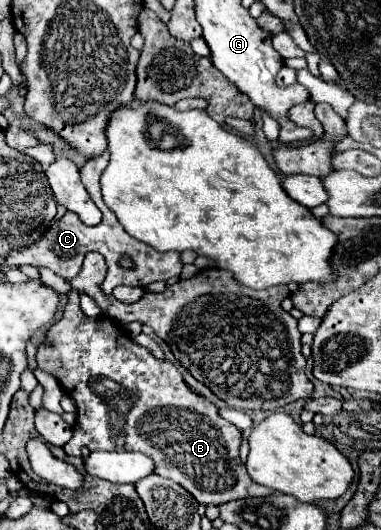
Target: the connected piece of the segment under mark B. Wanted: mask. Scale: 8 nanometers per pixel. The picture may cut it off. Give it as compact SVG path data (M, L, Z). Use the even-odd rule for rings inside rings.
M71 289L71 291L67 293L67 297L69 297L69 303L65 305L63 319L59 319L59 321L55 321L55 323L51 325L51 329L47 331L47 343L41 345L41 347L37 349L37 365L39 365L39 369L45 371L45 373L49 373L49 375L53 375L53 377L61 383L61 387L65 389L65 393L69 393L69 395L77 401L77 421L75 421L75 425L73 425L73 437L71 437L69 443L63 447L67 455L79 455L79 451L81 451L83 447L89 449L89 451L101 449L101 451L139 451L139 453L145 453L145 455L149 455L149 457L155 461L157 475L167 477L167 479L179 483L179 485L185 487L199 503L205 503L205 505L221 505L221 503L229 503L229 501L237 501L237 499L247 499L247 497L267 497L267 495L273 493L273 489L261 487L261 485L257 485L255 481L251 481L251 477L247 475L245 467L241 465L241 461L239 461L241 431L239 431L233 423L225 421L225 419L219 415L217 407L215 407L209 399L205 399L205 397L201 397L201 395L189 391L187 383L183 381L181 373L177 371L177 367L175 367L171 361L167 361L167 359L157 359L157 357L151 353L151 349L147 349L147 347L135 343L135 341L123 331L123 325L117 323L117 321L113 321L111 317L87 317L85 313L81 313L81 307L79 307L79 291L77 291L77 289Z

